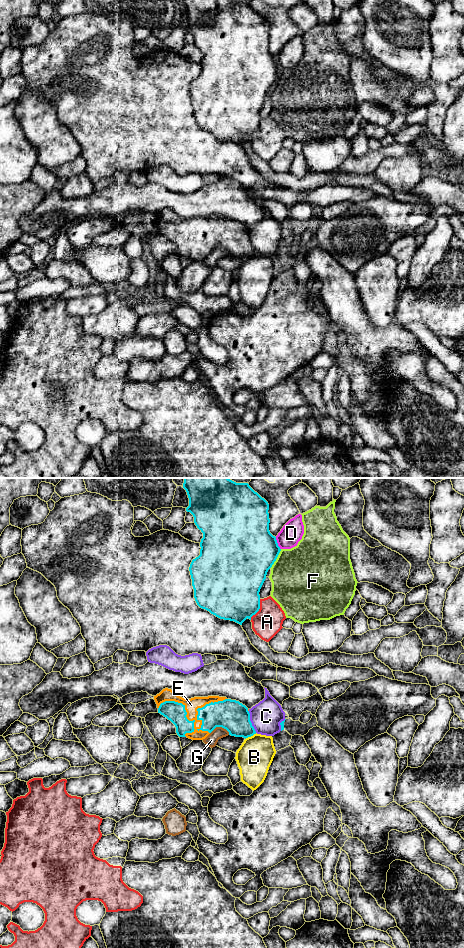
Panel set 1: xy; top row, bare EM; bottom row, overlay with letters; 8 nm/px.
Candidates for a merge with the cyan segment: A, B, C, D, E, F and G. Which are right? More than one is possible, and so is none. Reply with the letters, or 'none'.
E

